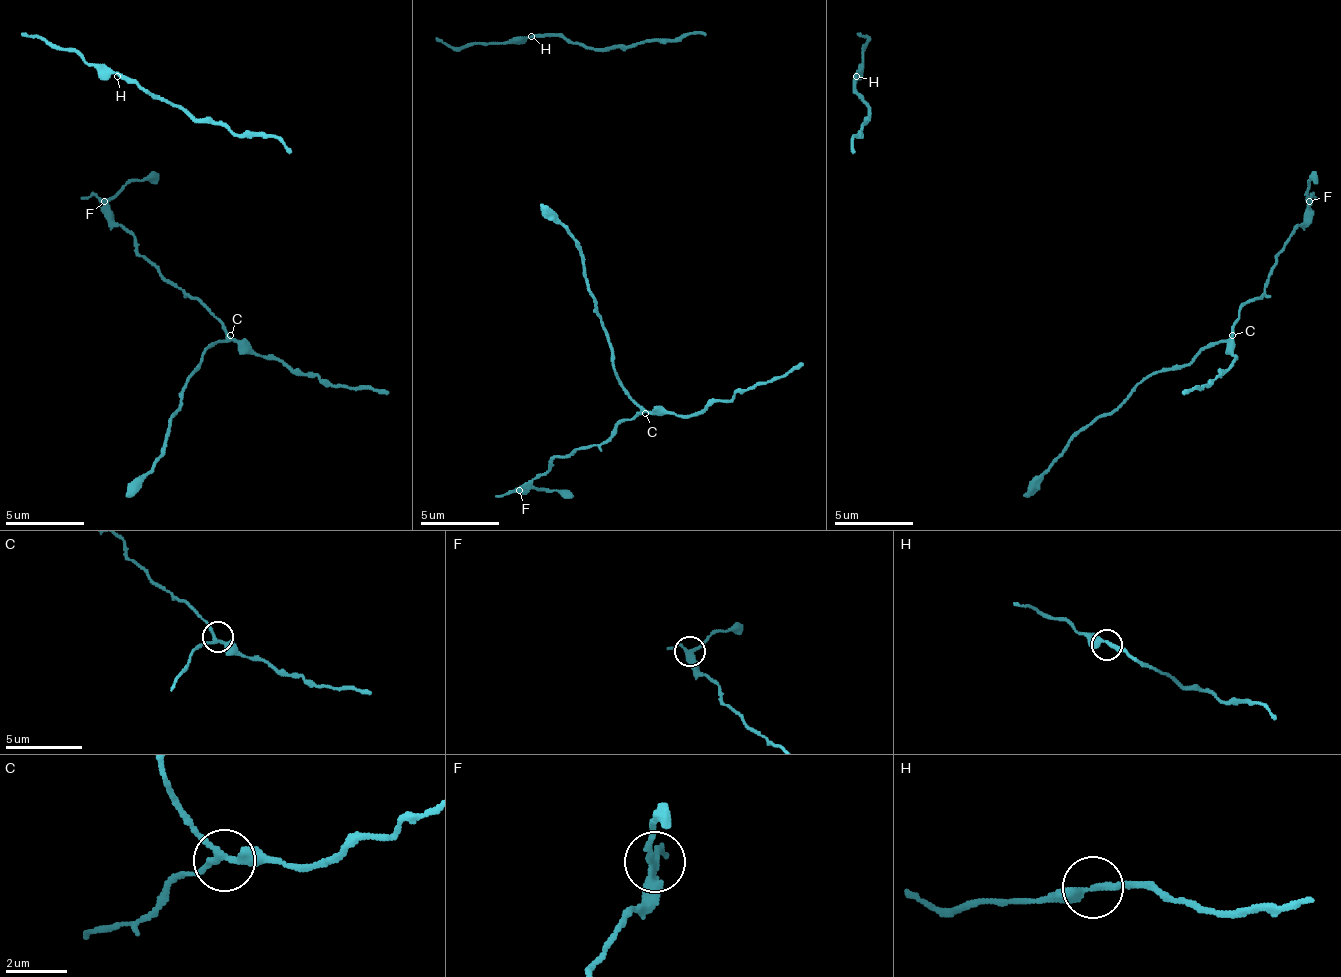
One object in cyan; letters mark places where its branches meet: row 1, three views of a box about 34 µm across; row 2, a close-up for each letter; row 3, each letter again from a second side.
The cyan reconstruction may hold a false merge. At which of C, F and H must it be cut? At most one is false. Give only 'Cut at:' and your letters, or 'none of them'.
Cut at: F

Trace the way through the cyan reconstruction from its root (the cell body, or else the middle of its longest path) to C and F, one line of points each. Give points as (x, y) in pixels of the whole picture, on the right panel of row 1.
C: (1071, 433), (1107, 417), (1146, 378), (1161, 370), (1189, 366), (1209, 347), (1224, 343), (1232, 335)
F: (1071, 433), (1107, 417), (1146, 378), (1224, 343), (1310, 202)

